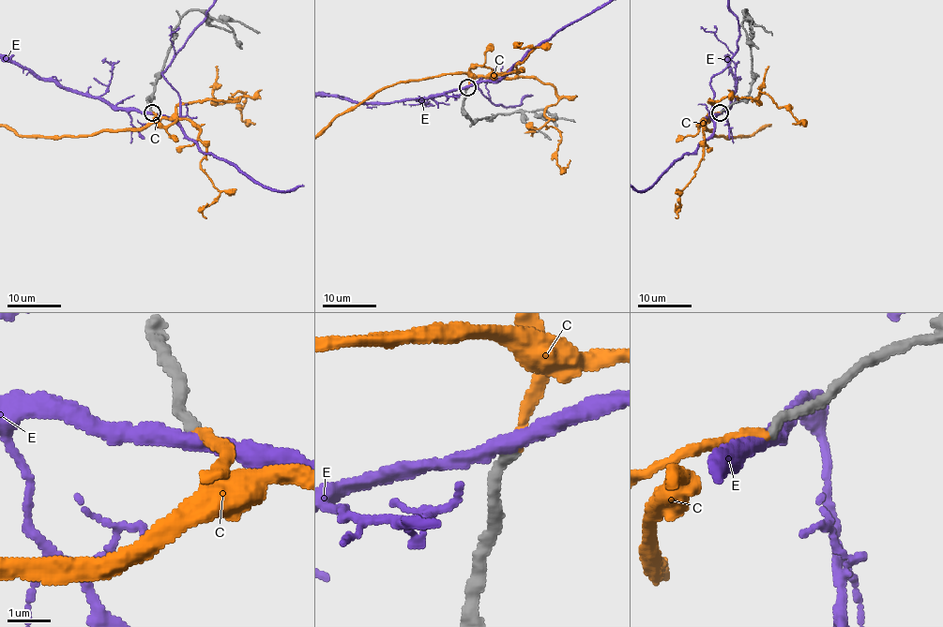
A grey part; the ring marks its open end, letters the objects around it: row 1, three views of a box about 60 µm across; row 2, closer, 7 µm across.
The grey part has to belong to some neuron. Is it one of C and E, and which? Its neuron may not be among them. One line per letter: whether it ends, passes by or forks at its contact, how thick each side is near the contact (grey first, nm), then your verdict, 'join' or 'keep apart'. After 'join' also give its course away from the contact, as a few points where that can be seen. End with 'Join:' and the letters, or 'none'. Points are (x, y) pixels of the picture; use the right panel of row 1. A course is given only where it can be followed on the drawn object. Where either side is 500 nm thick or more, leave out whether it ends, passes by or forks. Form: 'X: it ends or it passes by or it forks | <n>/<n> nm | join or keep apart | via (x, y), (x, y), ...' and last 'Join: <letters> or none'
C: it ends | 260/200 nm | join
E: it passes by | 260/360 nm | keep apart
Join: C

